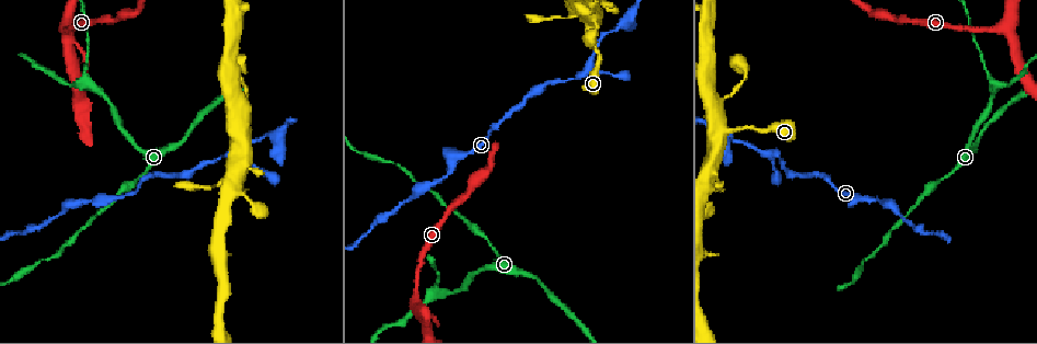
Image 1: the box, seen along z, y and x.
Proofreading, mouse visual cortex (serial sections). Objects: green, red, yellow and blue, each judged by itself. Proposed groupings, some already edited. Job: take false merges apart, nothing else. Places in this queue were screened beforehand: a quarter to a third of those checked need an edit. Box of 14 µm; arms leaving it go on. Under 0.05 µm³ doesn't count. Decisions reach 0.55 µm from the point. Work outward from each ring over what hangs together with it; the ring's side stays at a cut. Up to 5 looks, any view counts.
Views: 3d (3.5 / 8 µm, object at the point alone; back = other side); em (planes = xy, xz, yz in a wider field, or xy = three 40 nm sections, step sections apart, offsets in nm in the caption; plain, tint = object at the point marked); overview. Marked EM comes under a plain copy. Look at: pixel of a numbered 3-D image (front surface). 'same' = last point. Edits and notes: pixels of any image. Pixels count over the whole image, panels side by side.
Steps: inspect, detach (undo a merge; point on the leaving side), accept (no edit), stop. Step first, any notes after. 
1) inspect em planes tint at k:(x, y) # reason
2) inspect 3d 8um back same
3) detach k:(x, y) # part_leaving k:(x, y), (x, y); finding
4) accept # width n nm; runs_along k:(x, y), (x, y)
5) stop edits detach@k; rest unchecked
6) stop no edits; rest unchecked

inspect 3d 3.5um at 1:(212, 185) # a narrow waist

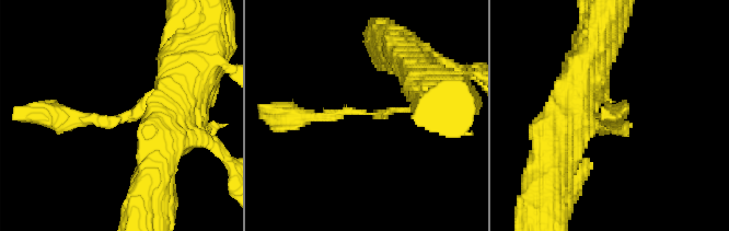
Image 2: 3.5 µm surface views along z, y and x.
inspect em planes tint at 2:(365, 113) # arm_widths 100, 150 nm

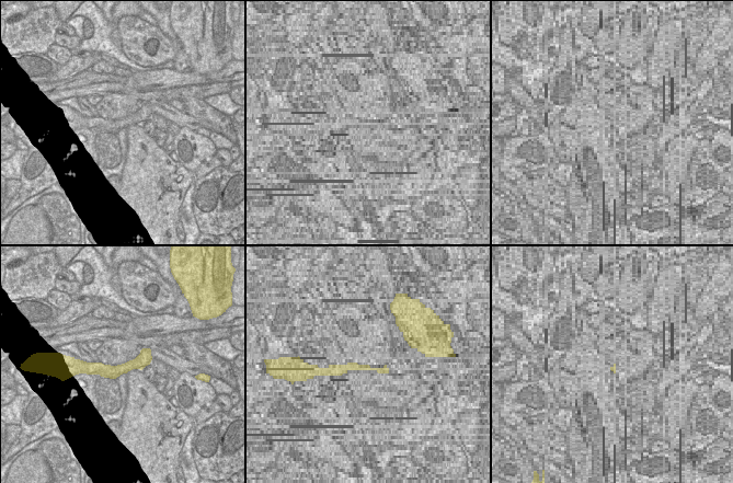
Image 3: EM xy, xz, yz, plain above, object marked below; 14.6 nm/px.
accept # runs_along 3:(148, 352), (121, 369), (88, 365); one cell here

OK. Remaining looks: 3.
inspect 3d 3.5um at 1:(881, 202)

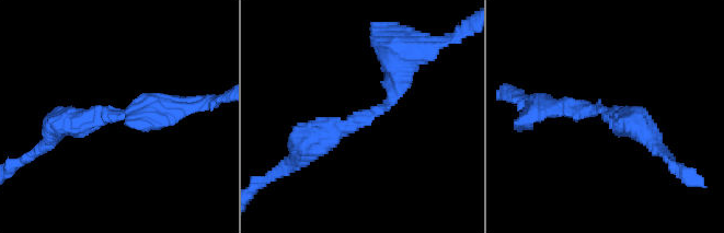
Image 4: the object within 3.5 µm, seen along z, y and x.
inspect em xy step 1 tint at 4:(363, 116)

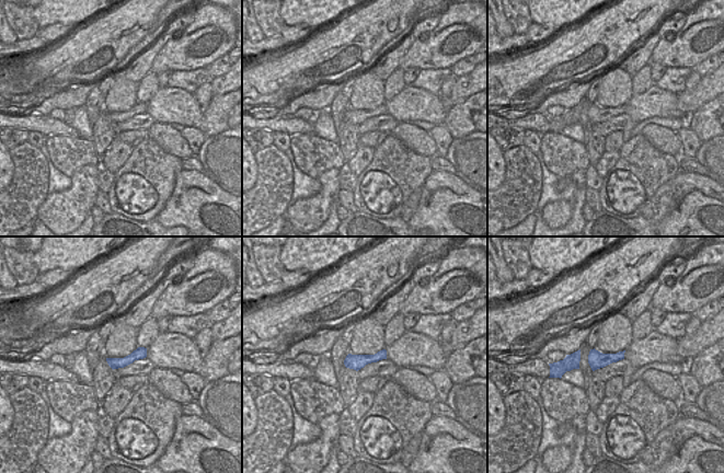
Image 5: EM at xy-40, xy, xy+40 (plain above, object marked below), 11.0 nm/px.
accept # runs_along 4:(398, 62), (388, 102), (300, 149); all the same cell

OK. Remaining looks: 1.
stop no edits; rest unchecked

